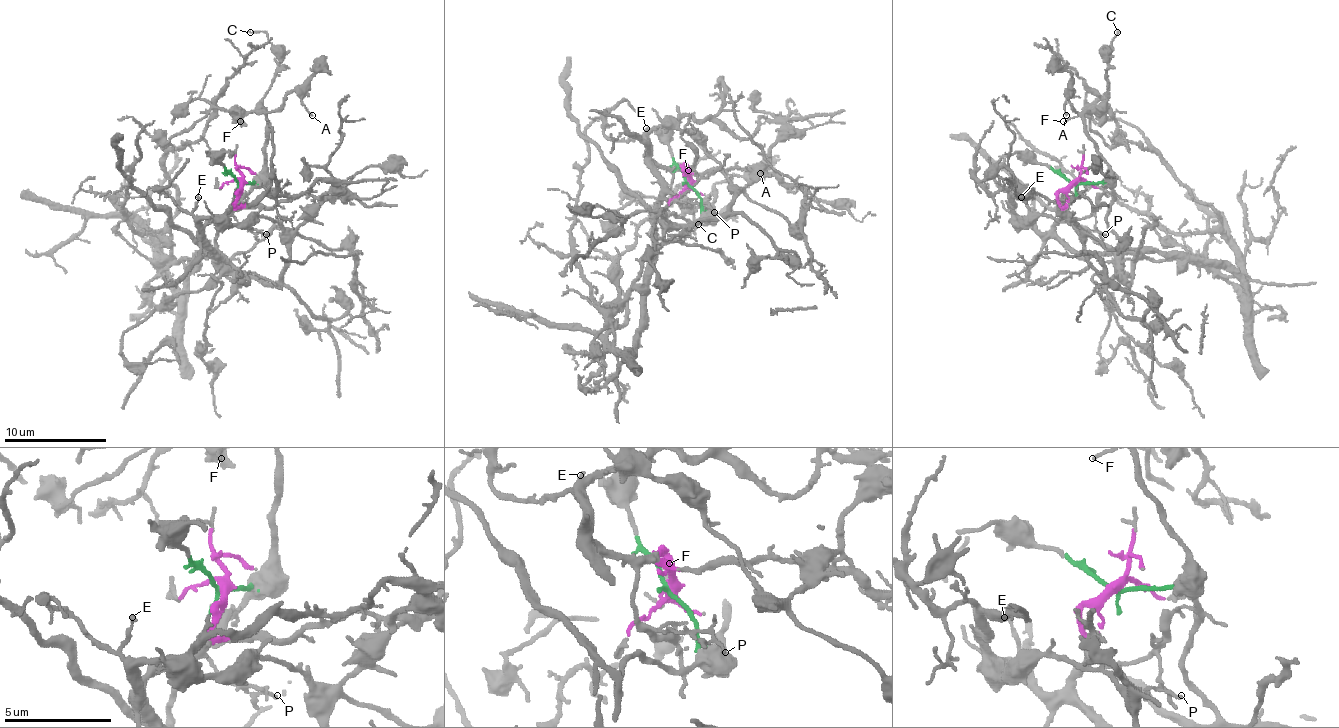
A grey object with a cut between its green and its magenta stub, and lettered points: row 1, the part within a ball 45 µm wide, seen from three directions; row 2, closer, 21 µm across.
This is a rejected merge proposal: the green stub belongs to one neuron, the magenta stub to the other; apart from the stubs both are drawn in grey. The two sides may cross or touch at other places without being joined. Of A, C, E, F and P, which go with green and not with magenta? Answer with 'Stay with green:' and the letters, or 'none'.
Stay with green: A, C, F

